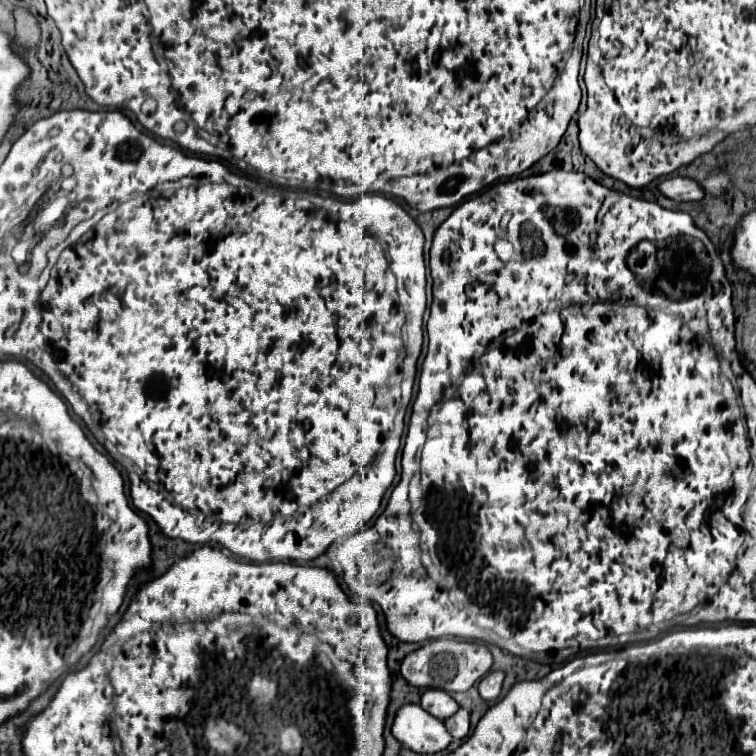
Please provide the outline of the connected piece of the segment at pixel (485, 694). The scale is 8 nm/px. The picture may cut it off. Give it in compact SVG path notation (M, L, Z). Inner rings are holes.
M490 672L482 678L478 690L480 690L480 696L488 702L496 700L502 692L502 682L504 682L504 672Z

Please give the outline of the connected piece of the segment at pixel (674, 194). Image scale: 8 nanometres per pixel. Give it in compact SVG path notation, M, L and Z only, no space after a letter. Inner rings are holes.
M668 178L658 186L668 198L678 200L678 202L692 202L692 200L702 200L704 198L704 188L694 180L694 178Z

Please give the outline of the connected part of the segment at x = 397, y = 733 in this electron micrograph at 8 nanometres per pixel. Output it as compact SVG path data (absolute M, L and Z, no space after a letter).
M406 704L398 710L392 736L406 748L420 754L434 754L446 750L452 742L444 722L438 722L432 714L426 714L420 704Z

